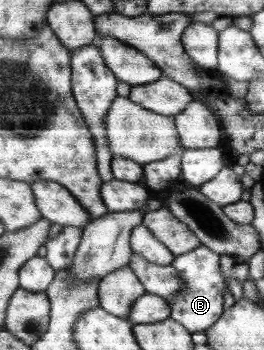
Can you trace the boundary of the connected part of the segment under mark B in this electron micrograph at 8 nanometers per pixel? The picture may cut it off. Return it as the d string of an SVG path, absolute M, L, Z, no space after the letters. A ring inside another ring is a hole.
M200 245L194 251L188 251L188 254L176 257L175 261L171 263L171 266L180 274L183 286L168 300L171 309L170 318L183 324L192 333L210 329L223 314L222 306L227 282L220 270L220 257L210 248Z

